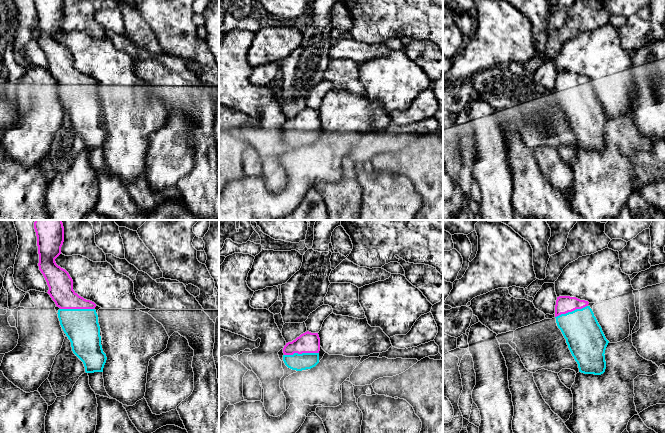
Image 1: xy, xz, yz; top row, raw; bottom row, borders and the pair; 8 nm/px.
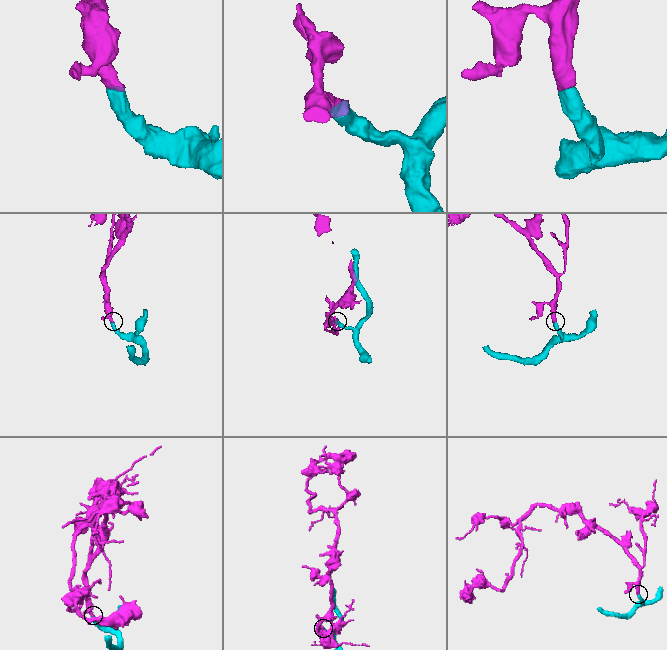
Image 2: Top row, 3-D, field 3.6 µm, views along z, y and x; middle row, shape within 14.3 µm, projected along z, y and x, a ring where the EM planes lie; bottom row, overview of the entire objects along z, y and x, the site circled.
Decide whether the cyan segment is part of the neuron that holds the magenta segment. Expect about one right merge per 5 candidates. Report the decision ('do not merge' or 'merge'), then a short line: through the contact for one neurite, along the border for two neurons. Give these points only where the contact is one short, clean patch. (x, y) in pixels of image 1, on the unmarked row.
merge; line xz (308, 118), (301, 129), (298, 138)

